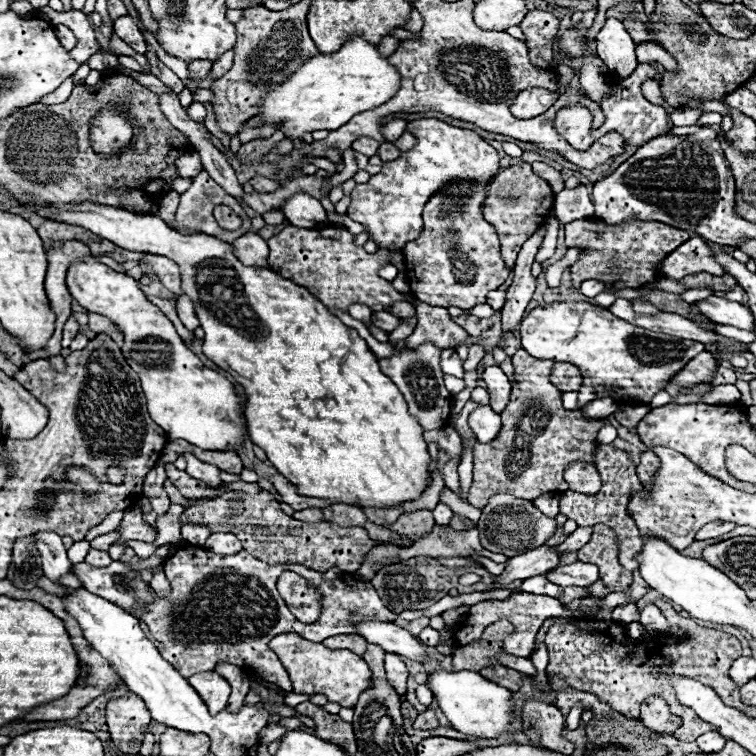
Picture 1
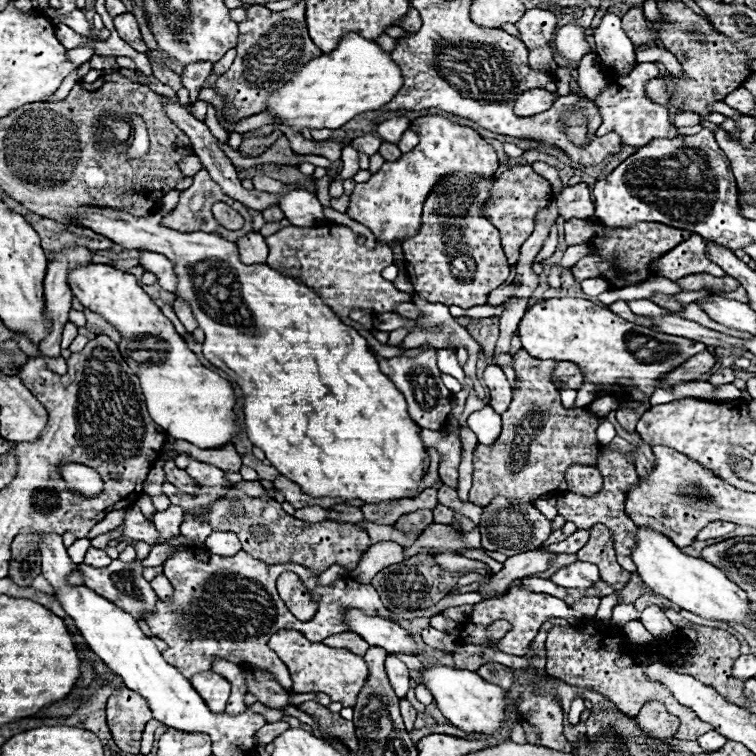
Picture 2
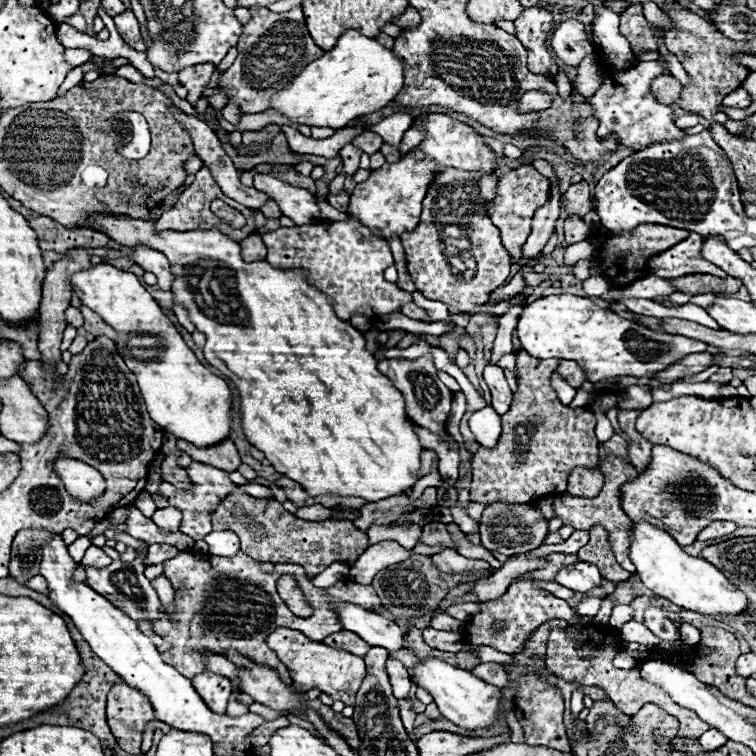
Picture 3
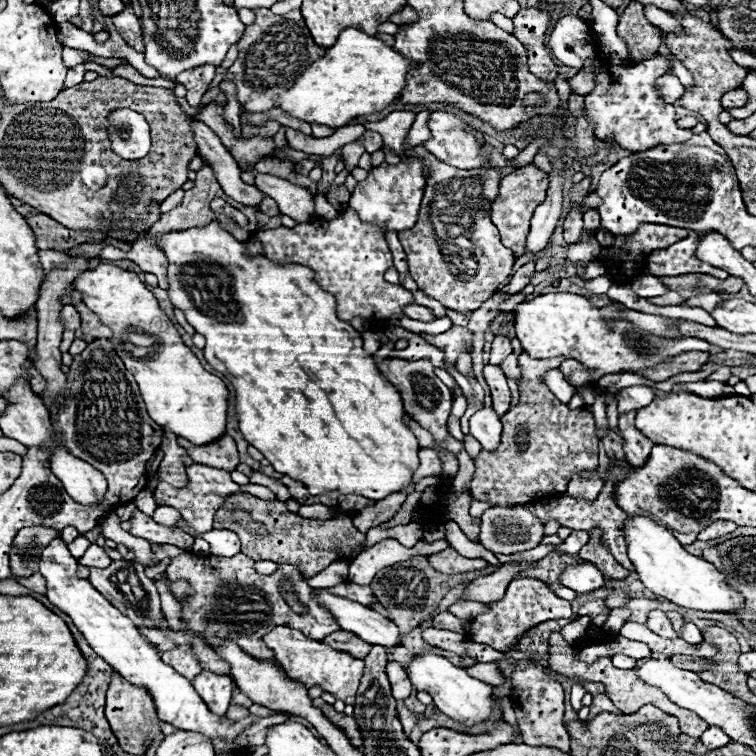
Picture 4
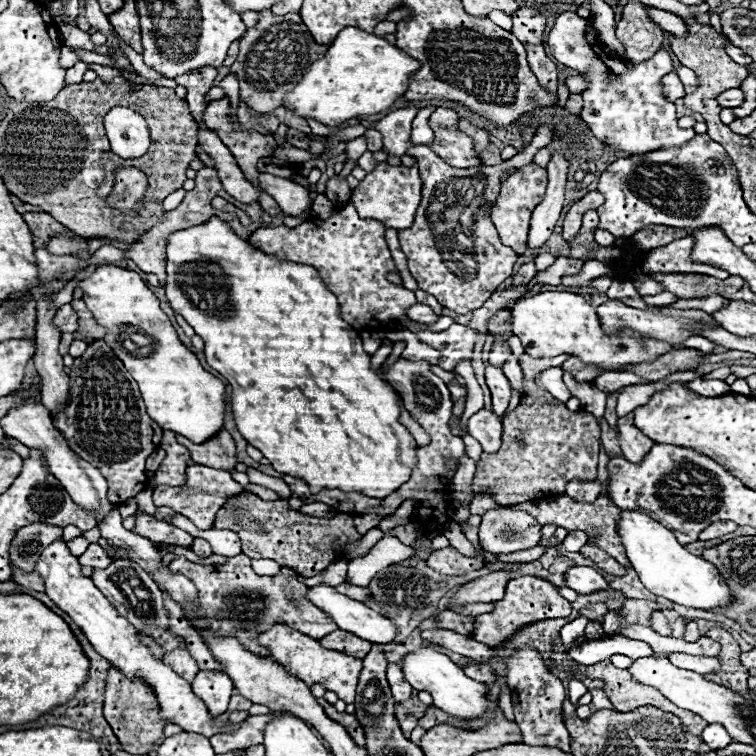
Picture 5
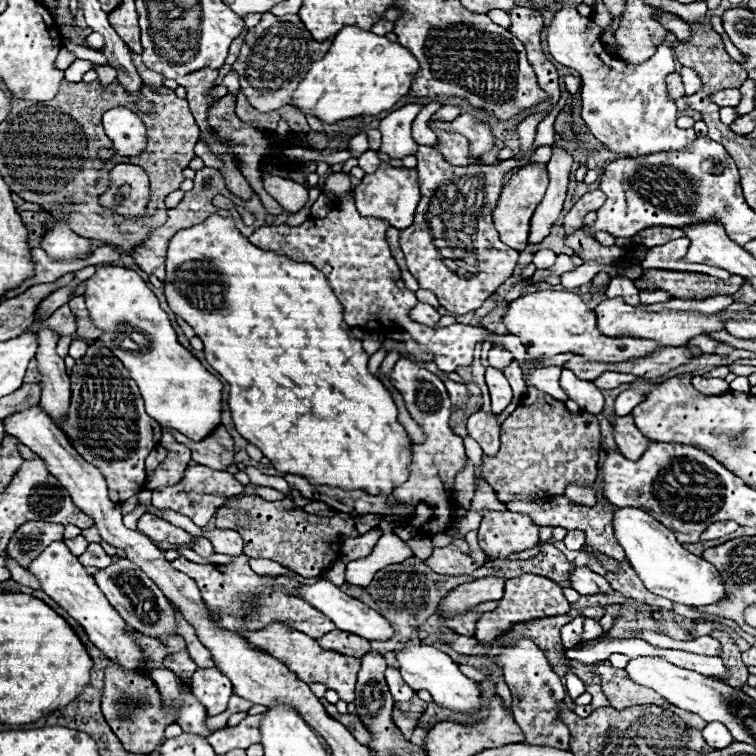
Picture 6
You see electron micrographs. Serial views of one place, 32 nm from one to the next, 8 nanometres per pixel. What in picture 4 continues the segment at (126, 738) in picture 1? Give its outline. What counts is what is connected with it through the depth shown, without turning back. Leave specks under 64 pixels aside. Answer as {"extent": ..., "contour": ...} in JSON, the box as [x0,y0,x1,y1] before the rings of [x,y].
{"extent":[106,672,160,754],"contour":[[[114,672],[112,680],[110,680],[110,688],[106,692],[106,718],[110,722],[112,732],[116,734],[120,746],[124,752],[128,754],[146,754],[144,742],[146,736],[154,738],[156,734],[160,734],[160,726],[158,726],[158,716],[156,716],[156,708],[152,698],[148,696],[146,690],[128,684],[120,674]]]}

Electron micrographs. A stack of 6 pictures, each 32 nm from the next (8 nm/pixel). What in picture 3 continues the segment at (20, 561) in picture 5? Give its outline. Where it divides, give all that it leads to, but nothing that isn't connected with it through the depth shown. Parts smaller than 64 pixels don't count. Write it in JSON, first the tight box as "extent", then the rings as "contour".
{"extent":[10,530,52,584],"contour":[[[22,530],[16,534],[10,560],[10,576],[16,582],[26,584],[32,576],[40,574],[40,550],[50,536],[52,532],[46,530]]]}

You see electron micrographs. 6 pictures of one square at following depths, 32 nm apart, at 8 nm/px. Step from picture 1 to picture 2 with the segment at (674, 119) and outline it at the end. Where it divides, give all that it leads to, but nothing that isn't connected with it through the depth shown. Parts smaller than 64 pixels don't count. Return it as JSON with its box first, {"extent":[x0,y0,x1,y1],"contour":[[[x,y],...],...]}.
{"extent":[672,112,700,126],"contour":[[[676,112],[672,116],[674,120],[674,126],[696,126],[700,122],[700,114],[694,114],[694,112]]]}

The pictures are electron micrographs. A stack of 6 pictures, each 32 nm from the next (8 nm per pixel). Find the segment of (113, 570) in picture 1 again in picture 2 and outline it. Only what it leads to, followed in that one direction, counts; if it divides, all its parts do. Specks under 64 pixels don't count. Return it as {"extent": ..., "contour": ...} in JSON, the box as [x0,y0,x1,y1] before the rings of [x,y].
{"extent":[76,560,158,620],"contour":[[[112,560],[112,564],[106,566],[106,568],[94,568],[94,566],[88,566],[88,564],[78,564],[76,570],[82,572],[84,586],[92,588],[92,592],[100,594],[102,598],[108,598],[112,604],[120,606],[124,612],[132,614],[136,620],[142,620],[144,614],[148,614],[156,606],[156,598],[158,596],[154,594],[154,590],[150,588],[150,584],[142,578],[142,570],[144,568],[140,566],[140,562]]]}

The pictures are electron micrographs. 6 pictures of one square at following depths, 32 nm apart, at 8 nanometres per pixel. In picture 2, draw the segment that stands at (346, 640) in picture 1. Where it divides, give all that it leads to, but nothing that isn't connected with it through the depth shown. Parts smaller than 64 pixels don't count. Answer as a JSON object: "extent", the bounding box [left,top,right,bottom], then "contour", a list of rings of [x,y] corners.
{"extent":[324,632,368,656],"contour":[[[346,632],[346,634],[334,634],[334,636],[328,636],[324,640],[326,646],[332,646],[332,648],[346,648],[346,650],[352,650],[354,654],[360,654],[364,656],[366,650],[368,650],[368,644],[354,632]]]}

